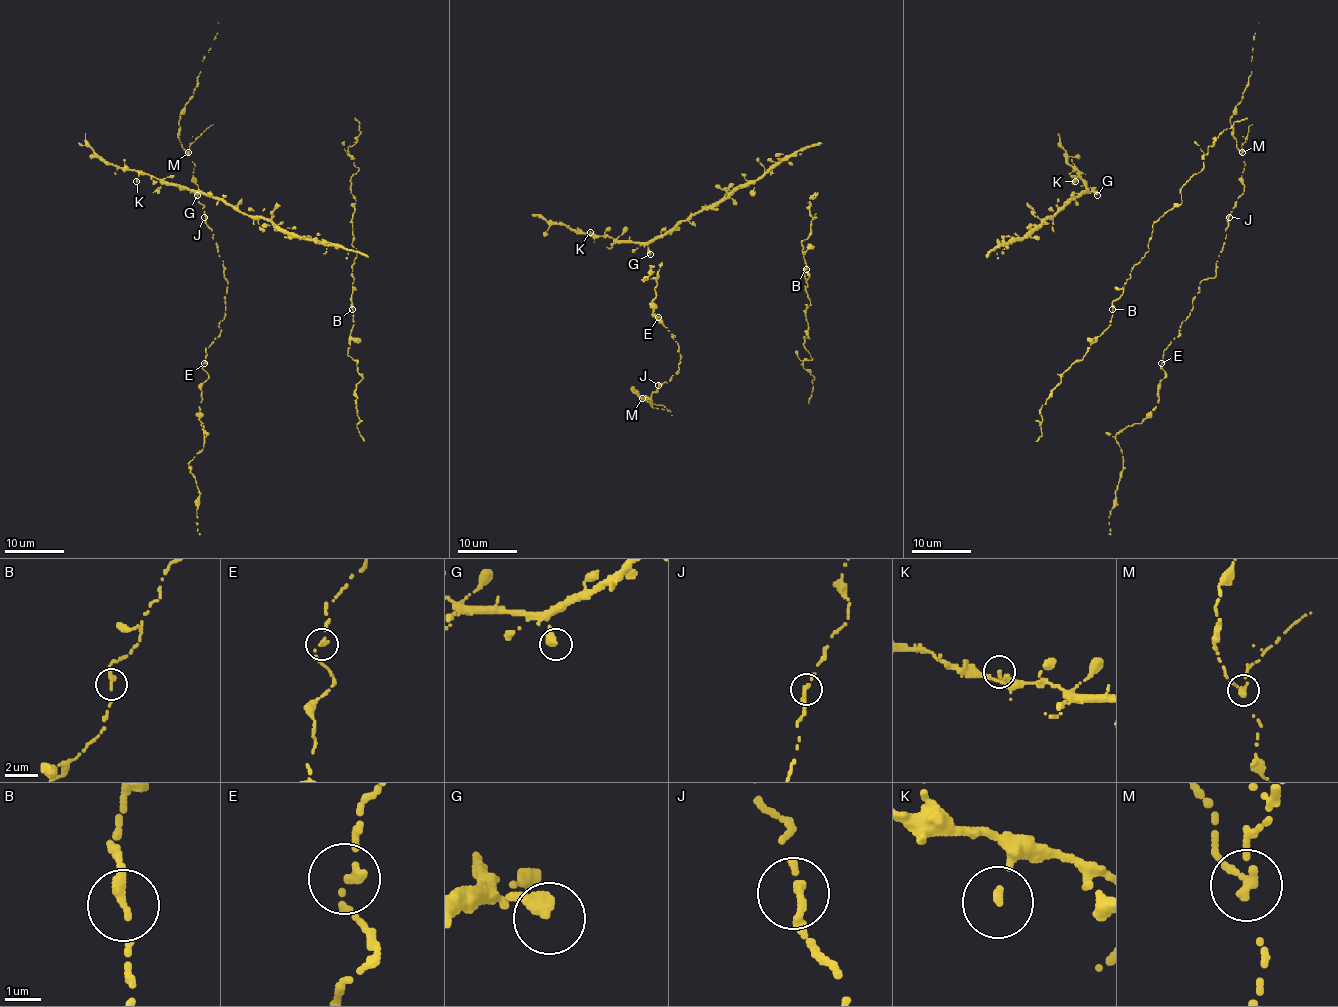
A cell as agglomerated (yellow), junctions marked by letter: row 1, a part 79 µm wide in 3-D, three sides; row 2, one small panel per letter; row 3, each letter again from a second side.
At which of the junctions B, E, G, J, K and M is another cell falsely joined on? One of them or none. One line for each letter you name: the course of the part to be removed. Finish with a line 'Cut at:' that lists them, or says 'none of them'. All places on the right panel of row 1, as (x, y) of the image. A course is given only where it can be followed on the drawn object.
Cut at: none of them

